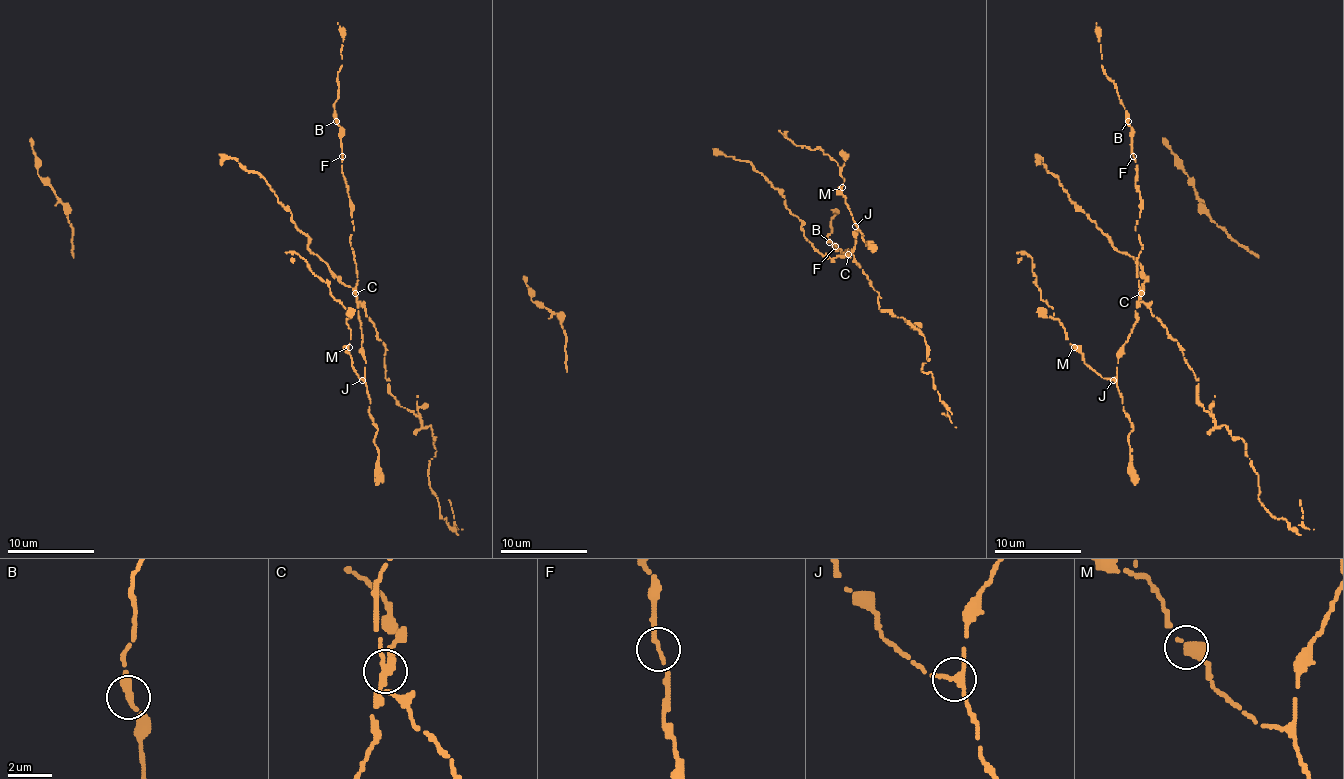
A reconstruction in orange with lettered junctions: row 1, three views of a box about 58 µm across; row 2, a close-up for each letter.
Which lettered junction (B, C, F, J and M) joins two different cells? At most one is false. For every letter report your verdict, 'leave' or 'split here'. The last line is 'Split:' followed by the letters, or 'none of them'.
B: leave
C: split here
F: leave
J: leave
M: leave
Split: C

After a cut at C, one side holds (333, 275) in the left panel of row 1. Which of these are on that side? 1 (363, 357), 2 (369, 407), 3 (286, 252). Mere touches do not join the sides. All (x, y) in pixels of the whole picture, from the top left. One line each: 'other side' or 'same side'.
1: other side
2: other side
3: other side

